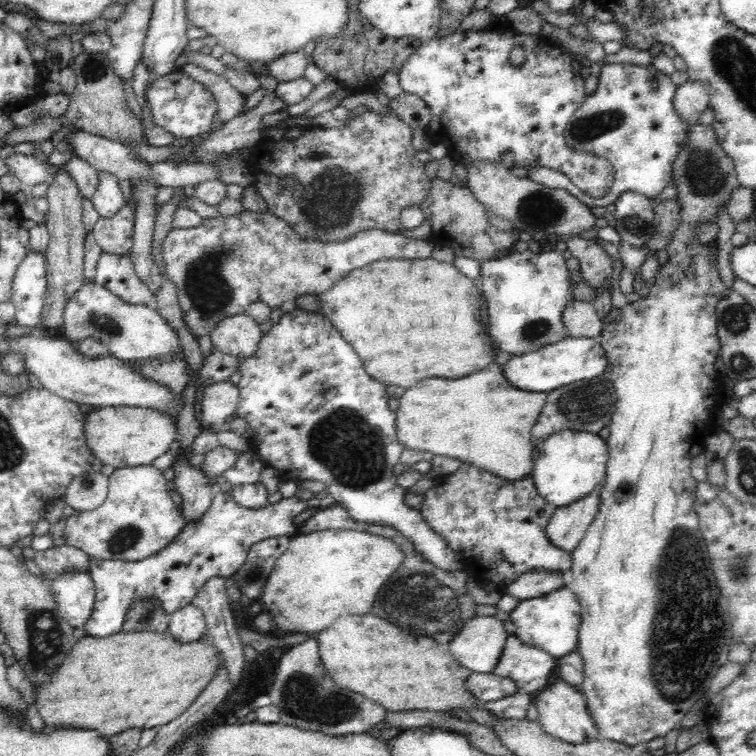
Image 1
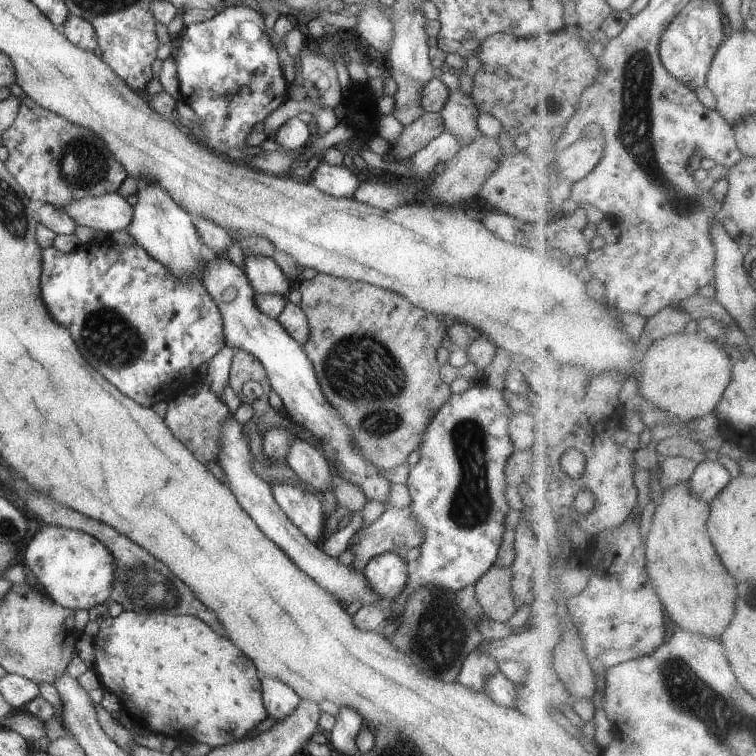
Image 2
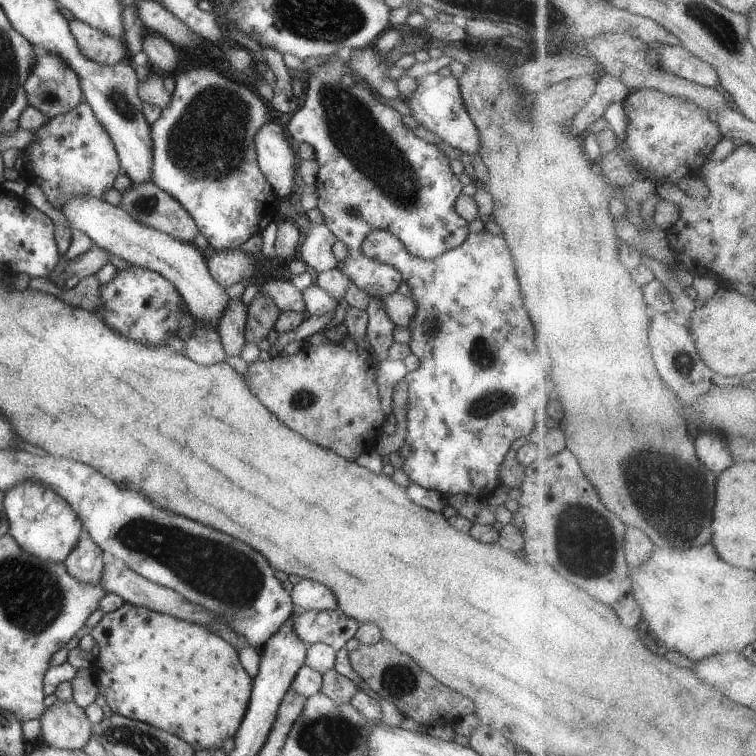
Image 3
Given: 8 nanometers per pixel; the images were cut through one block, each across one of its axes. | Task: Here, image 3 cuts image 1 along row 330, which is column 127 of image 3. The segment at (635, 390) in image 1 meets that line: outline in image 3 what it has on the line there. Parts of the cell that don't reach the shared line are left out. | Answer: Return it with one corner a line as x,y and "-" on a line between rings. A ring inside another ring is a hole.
124,601
124,604
122,604
118,610
105,614
100,622
91,629
89,635
92,636
95,643
98,644
98,655
94,656
90,670
99,688
99,693
106,698
106,702
112,709
113,714
119,714
149,724
154,728
173,734
181,738
186,744
189,744
194,752
202,749
223,750
222,745
224,741
227,738
235,738
240,723
246,714
246,709
251,697
253,678
246,673
246,670
240,664
238,650
229,642
226,642
221,636
218,636
214,631
211,631
204,625
178,620
173,616
150,610
148,607
134,606

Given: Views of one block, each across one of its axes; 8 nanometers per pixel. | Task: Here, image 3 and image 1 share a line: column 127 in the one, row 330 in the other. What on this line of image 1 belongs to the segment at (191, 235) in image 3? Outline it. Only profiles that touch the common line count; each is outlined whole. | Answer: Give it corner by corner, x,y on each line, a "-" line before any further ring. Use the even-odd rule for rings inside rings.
244,209
236,216
205,218
199,226
191,228
172,227
161,244
163,266
170,282
176,285
182,318
196,338
212,333
217,322
223,318
244,314
246,307
254,302
264,302
275,309
286,300
295,300
298,296
321,295
353,270
370,263
384,259
417,261
430,258
434,248
430,240
408,238
401,232
380,229
361,230
344,242
302,239
284,218
268,209
257,212

